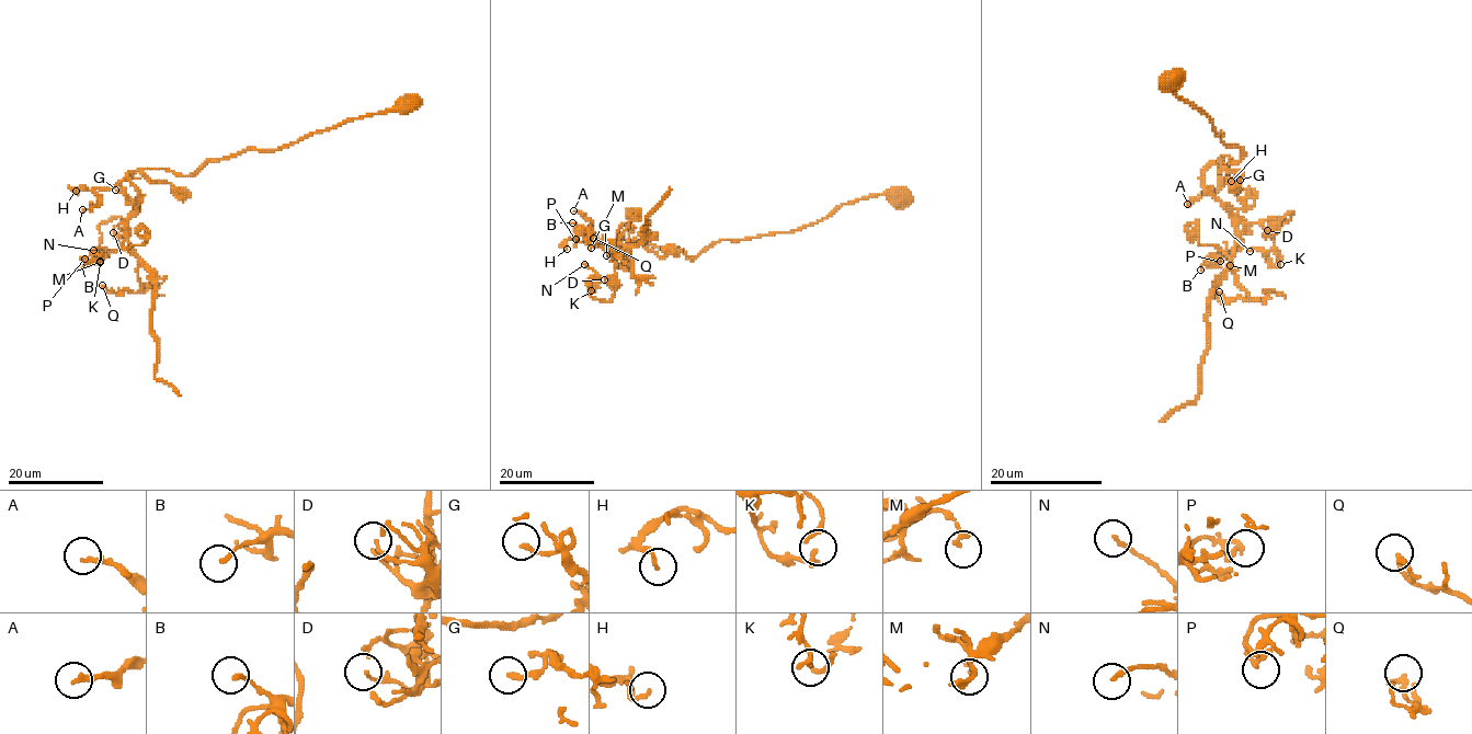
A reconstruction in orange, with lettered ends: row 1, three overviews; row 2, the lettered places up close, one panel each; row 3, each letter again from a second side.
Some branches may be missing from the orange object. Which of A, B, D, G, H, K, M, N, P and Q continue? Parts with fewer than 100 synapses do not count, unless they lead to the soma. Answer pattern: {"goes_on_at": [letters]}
{"goes_on_at": []}

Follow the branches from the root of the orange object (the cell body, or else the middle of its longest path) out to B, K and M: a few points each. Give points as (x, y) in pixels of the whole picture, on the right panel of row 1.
B: (1167, 83), (1243, 152), (1231, 163), (1220, 158), (1204, 174), (1204, 185), (1230, 213), (1241, 247), (1200, 270)
K: (1167, 83), (1243, 152), (1211, 163), (1204, 185), (1246, 224), (1292, 213), (1266, 255), (1280, 264)
M: (1167, 83), (1243, 152), (1231, 163), (1220, 158), (1204, 174), (1241, 241), (1218, 259), (1230, 265)

